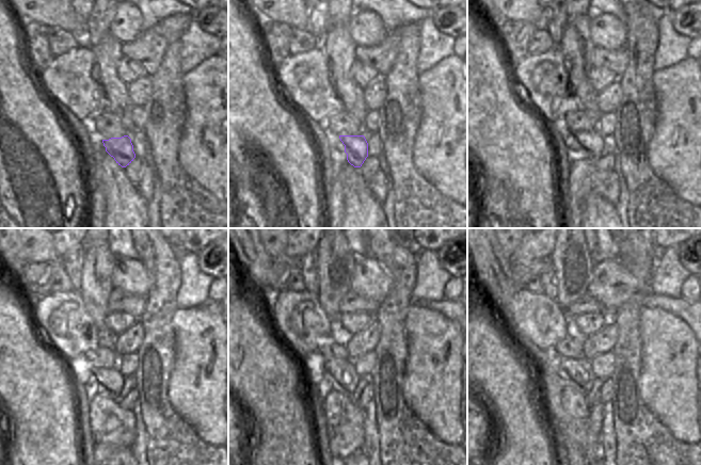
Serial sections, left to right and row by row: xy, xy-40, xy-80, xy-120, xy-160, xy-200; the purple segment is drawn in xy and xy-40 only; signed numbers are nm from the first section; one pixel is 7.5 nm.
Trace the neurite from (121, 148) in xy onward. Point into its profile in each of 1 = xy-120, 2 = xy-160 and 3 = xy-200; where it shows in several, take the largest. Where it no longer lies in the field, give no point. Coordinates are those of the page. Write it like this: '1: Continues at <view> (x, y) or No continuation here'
1: Continues at xy-120 (110, 380)
2: Continues at xy-160 (340, 373)
3: Continues at xy-200 (577, 373).

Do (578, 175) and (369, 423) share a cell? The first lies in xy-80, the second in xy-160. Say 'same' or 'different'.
different

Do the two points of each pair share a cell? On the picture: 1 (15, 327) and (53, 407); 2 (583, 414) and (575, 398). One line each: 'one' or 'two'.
1: one
2: one

